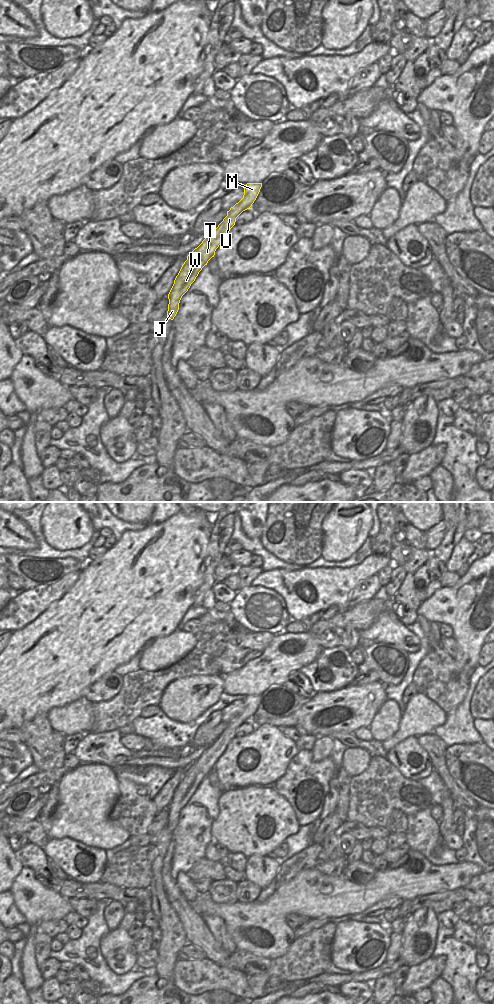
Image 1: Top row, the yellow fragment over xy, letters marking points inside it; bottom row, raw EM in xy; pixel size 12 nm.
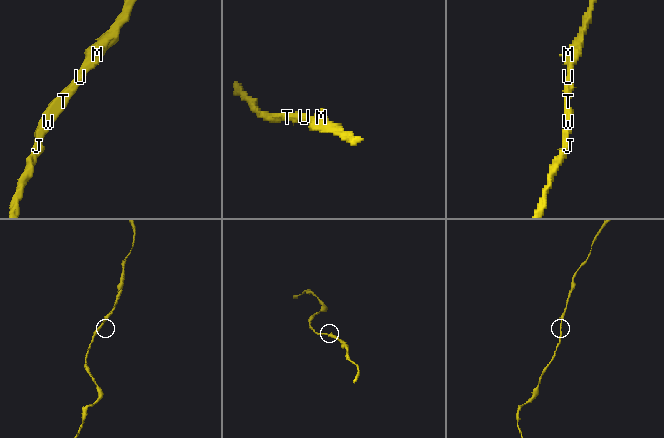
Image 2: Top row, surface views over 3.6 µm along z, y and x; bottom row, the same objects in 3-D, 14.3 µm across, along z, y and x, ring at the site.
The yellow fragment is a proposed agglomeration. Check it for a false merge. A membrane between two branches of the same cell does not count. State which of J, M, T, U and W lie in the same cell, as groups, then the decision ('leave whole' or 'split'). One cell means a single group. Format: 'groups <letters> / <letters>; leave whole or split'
groups J M T U W; leave whole

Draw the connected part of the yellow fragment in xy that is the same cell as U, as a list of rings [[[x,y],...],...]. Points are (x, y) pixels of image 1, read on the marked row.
[[[247,183],[243,198],[227,211],[227,216],[214,232],[209,234],[202,243],[195,248],[182,265],[174,284],[168,294],[169,304],[167,316],[173,320],[179,310],[182,296],[188,291],[202,268],[214,257],[216,249],[226,238],[229,230],[235,225],[236,218],[245,210],[250,209],[256,200],[262,183]]]

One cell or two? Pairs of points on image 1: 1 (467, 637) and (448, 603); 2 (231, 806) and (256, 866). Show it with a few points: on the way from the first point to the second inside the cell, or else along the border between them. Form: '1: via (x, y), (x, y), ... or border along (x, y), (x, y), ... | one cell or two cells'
1: via (467, 628), (467, 621), (457, 611) | one cell
2: border along (266, 855), (250, 855), (247, 858) | two cells

